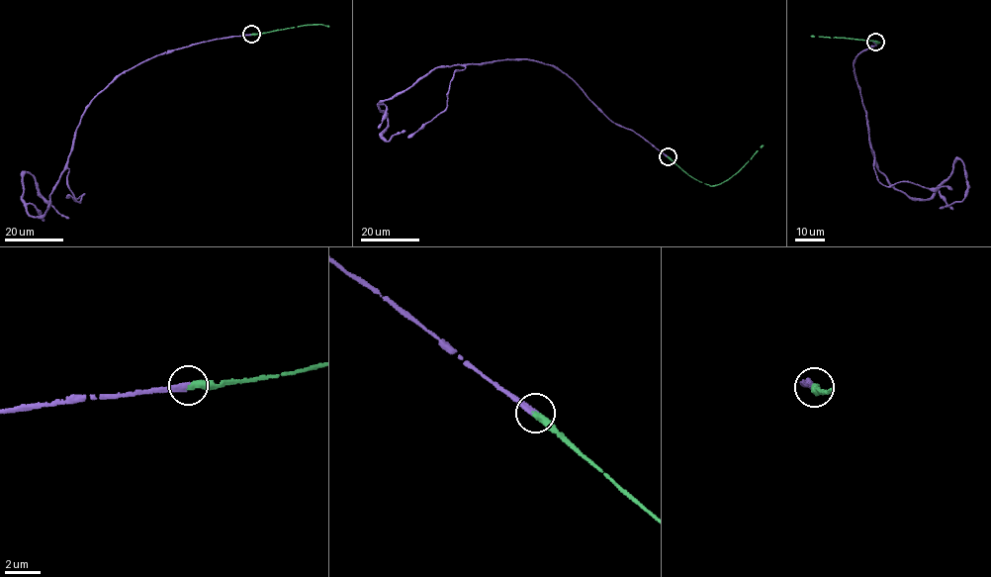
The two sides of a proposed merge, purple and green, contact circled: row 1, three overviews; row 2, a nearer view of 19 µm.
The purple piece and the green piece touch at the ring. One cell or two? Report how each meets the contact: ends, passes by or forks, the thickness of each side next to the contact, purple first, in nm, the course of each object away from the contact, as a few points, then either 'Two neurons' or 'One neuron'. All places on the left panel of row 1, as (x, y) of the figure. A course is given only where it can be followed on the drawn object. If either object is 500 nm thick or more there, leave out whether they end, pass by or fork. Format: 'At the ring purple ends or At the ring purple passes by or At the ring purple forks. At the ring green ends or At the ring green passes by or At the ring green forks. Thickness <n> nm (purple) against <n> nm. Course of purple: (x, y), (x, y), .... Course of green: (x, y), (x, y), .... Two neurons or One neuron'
At the ring purple ends. At the ring green ends. Thickness 320 nm (purple) against 420 nm. Course of purple: (251, 35), (169, 50), (94, 98), (44, 215), (29, 215), (23, 178), (35, 178), (68, 218). Course of green: (251, 35), (312, 24), (328, 26). One neuron

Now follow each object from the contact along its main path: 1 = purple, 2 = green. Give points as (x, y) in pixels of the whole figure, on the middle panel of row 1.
1: (668, 156), (616, 125), (568, 75), (529, 59), (437, 66), (381, 101), (383, 137), (405, 130)
2: (668, 156), (690, 176), (712, 186), (733, 176), (764, 144)

